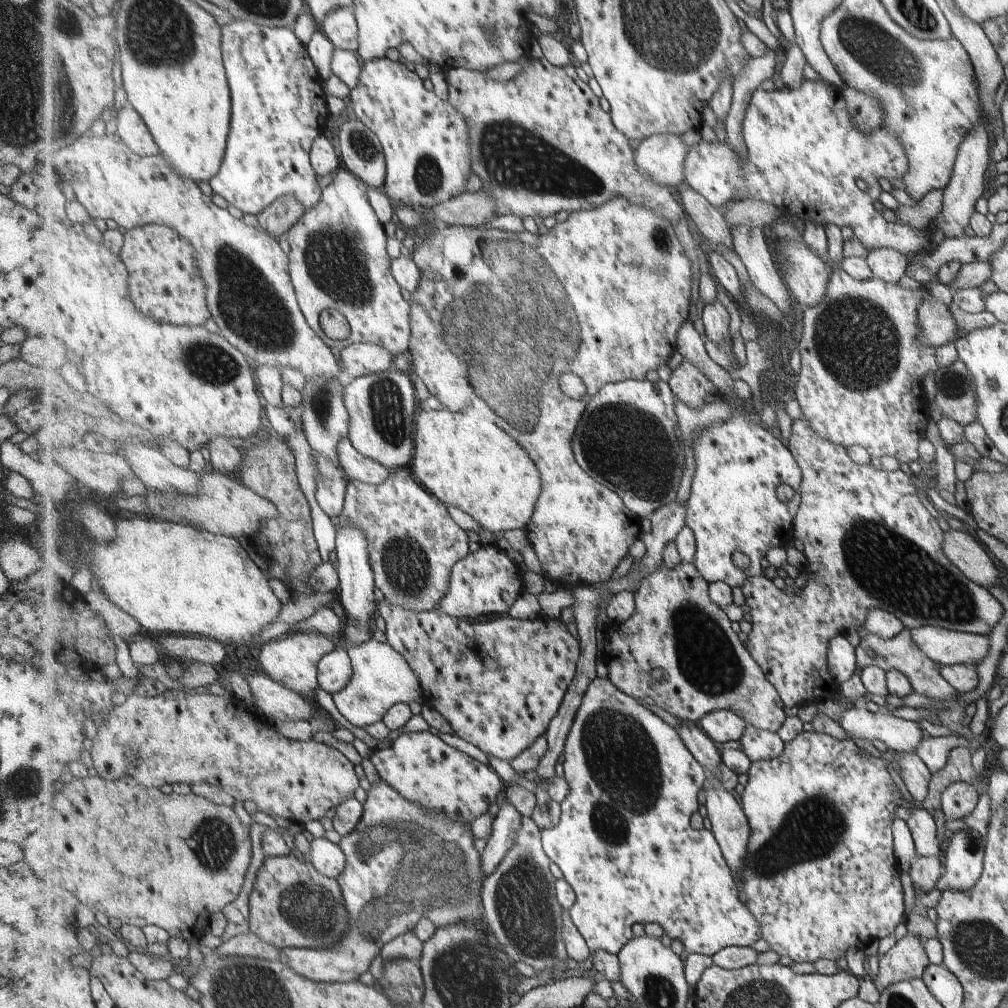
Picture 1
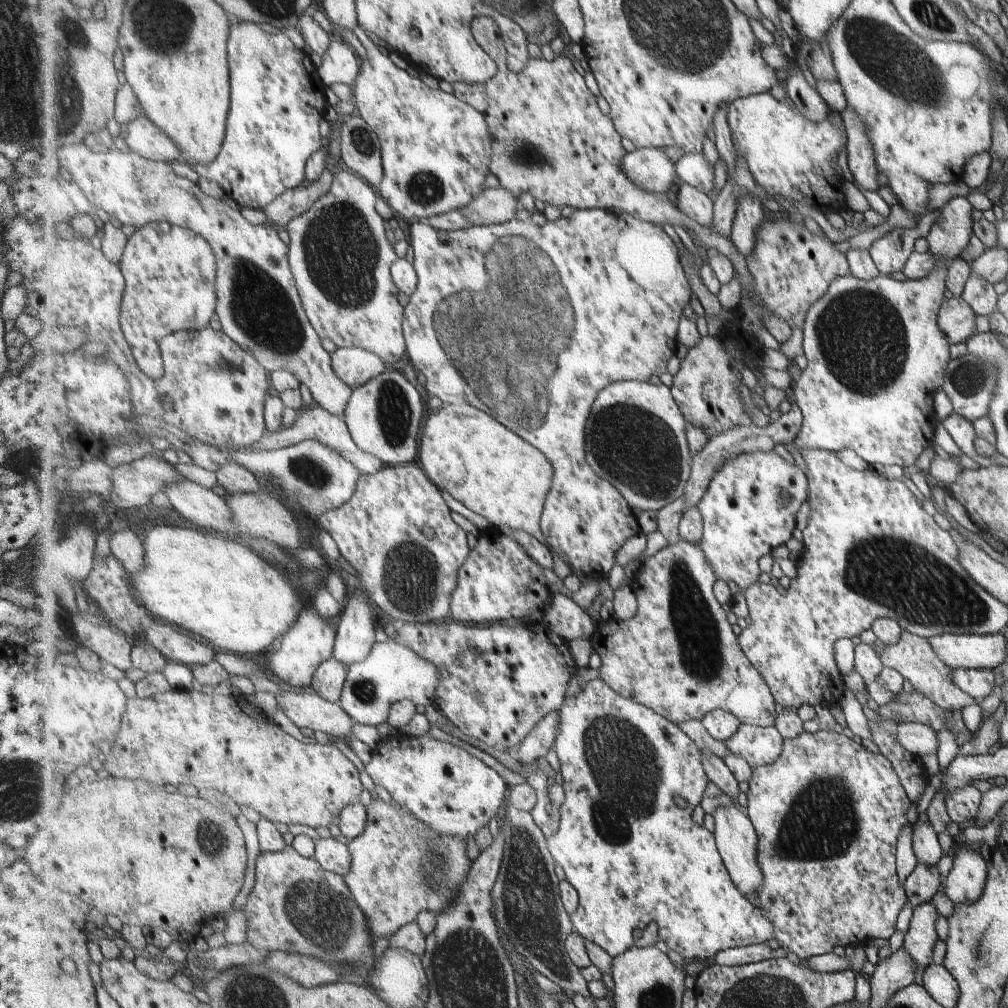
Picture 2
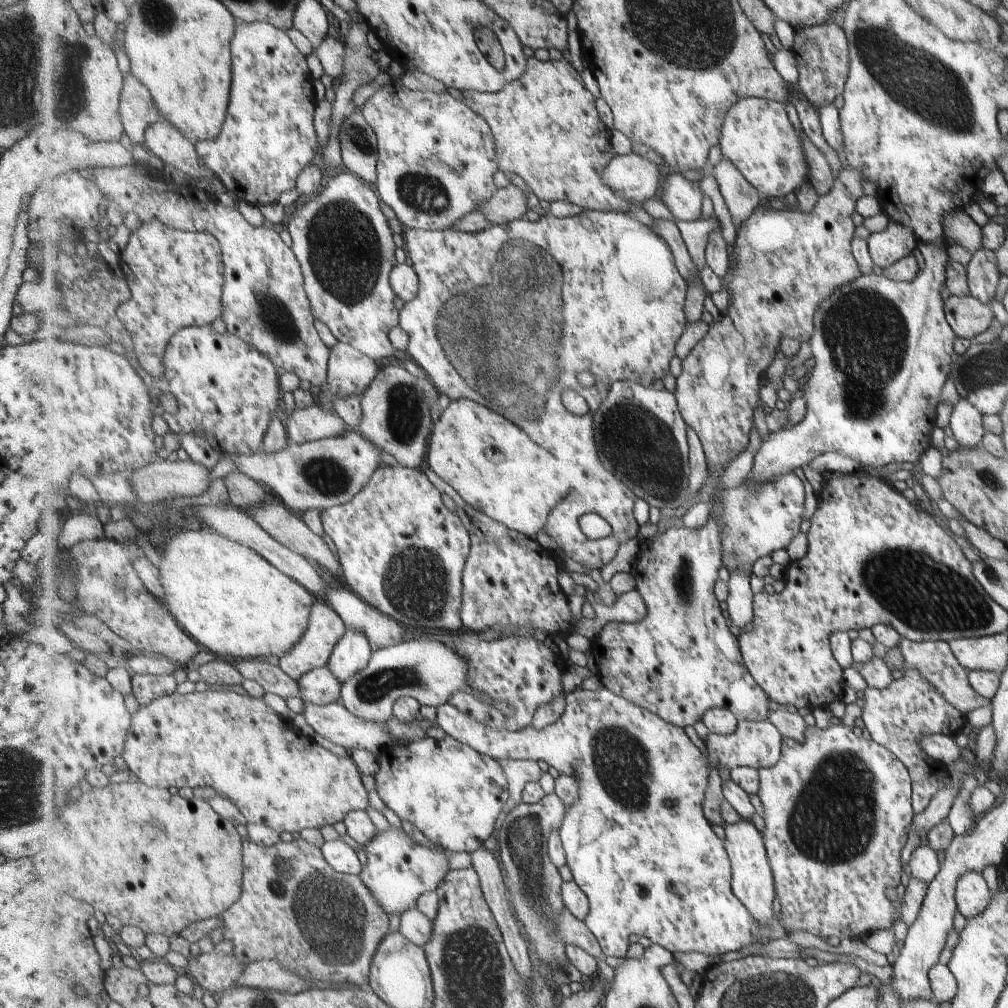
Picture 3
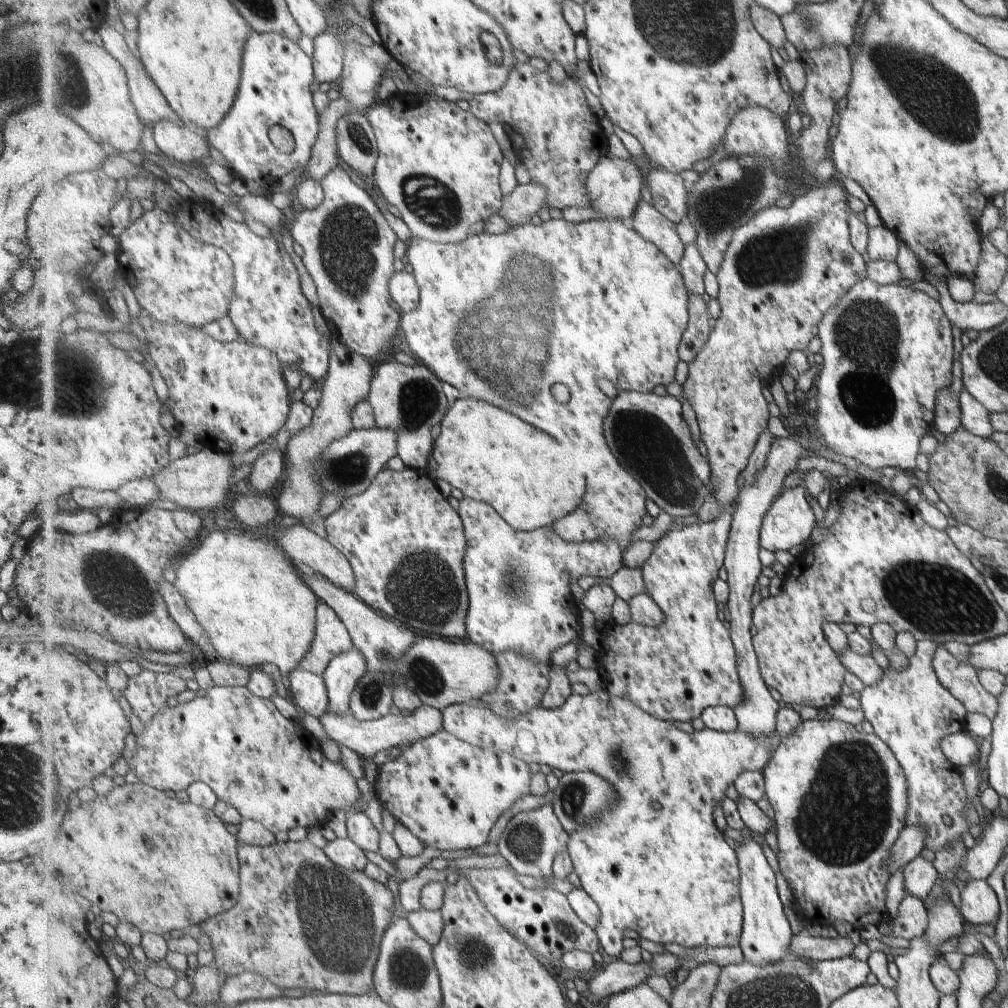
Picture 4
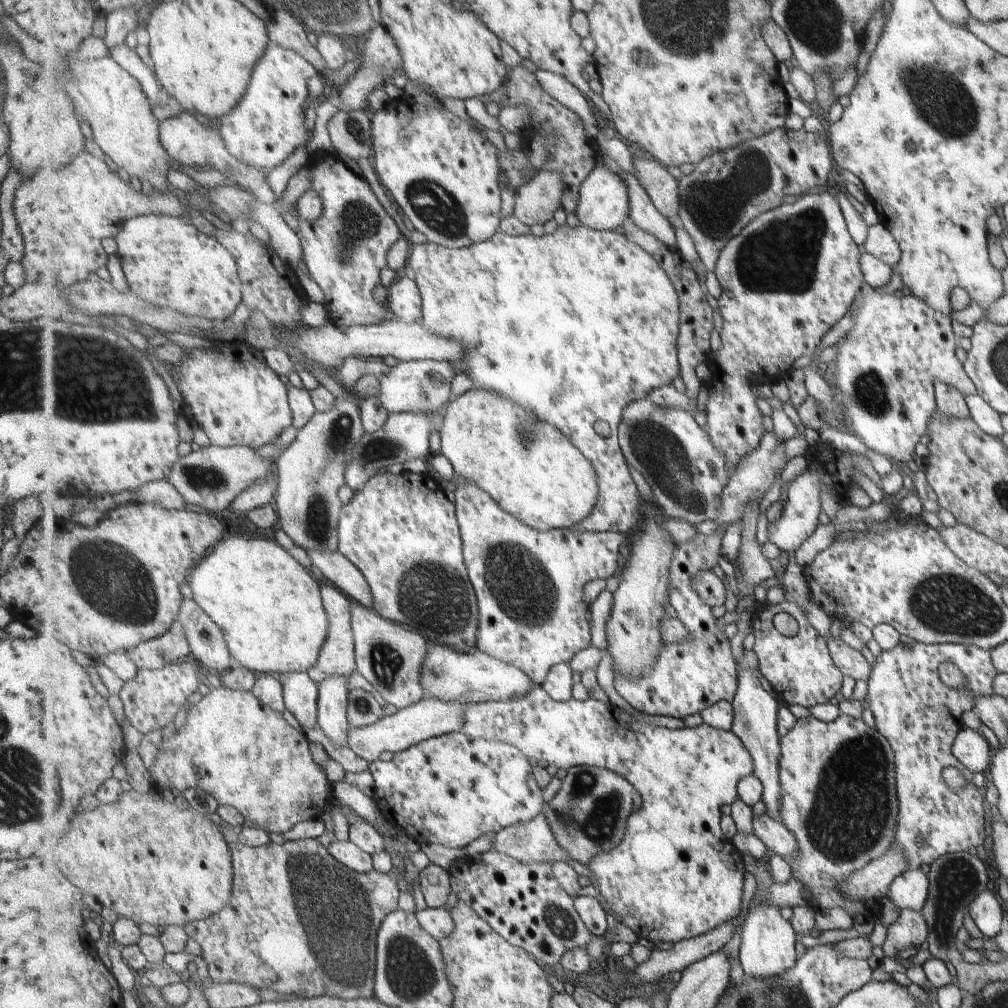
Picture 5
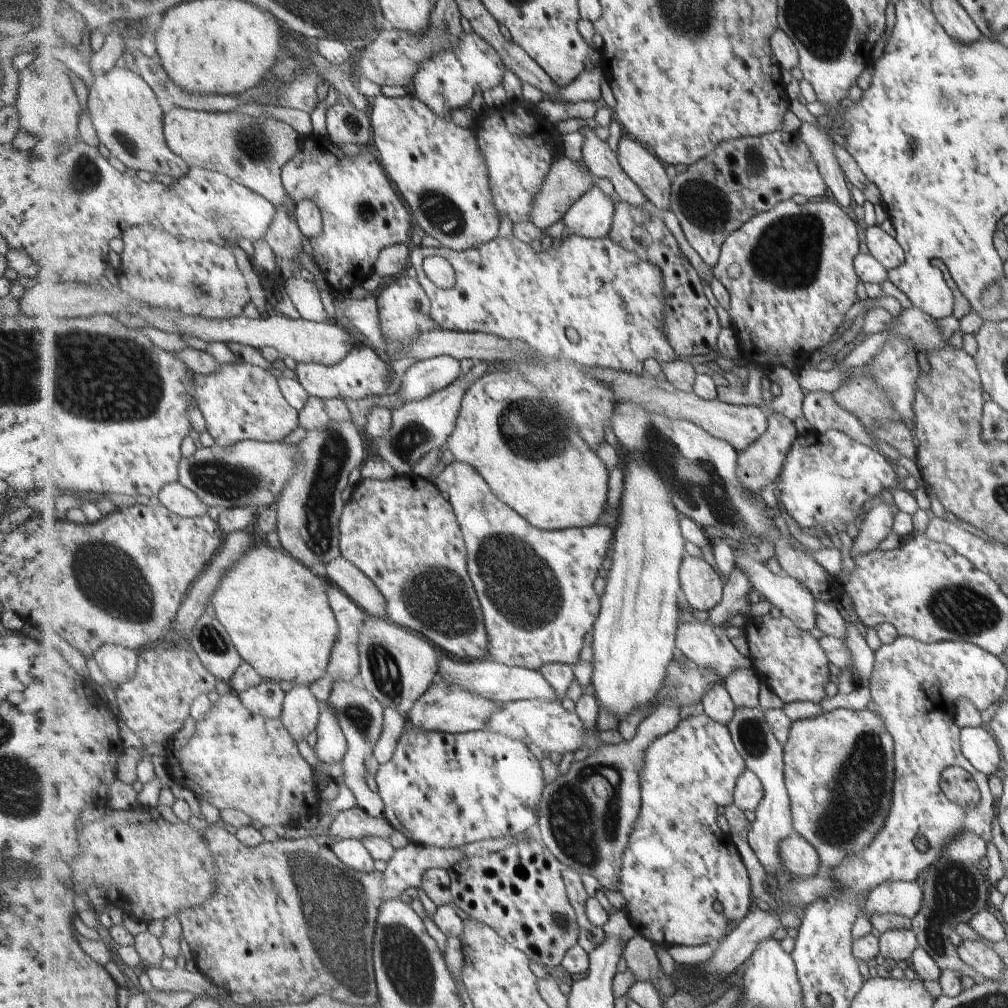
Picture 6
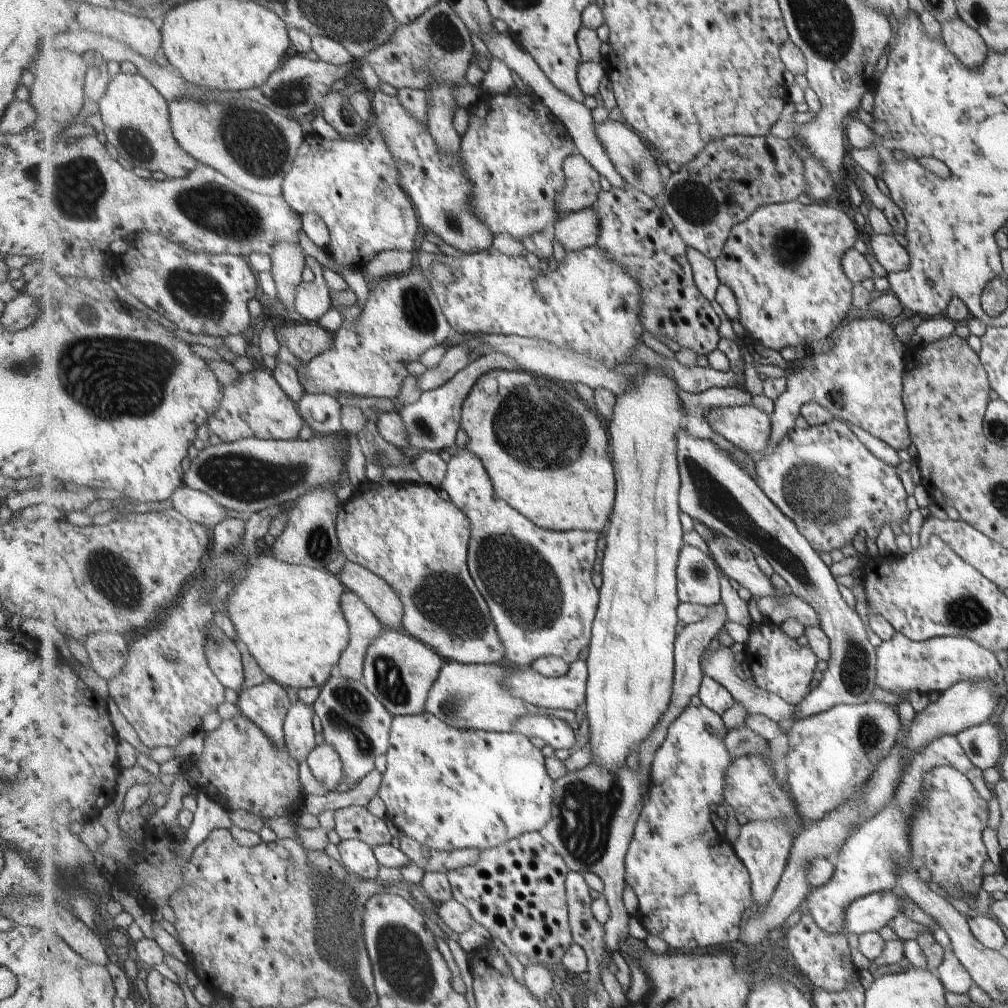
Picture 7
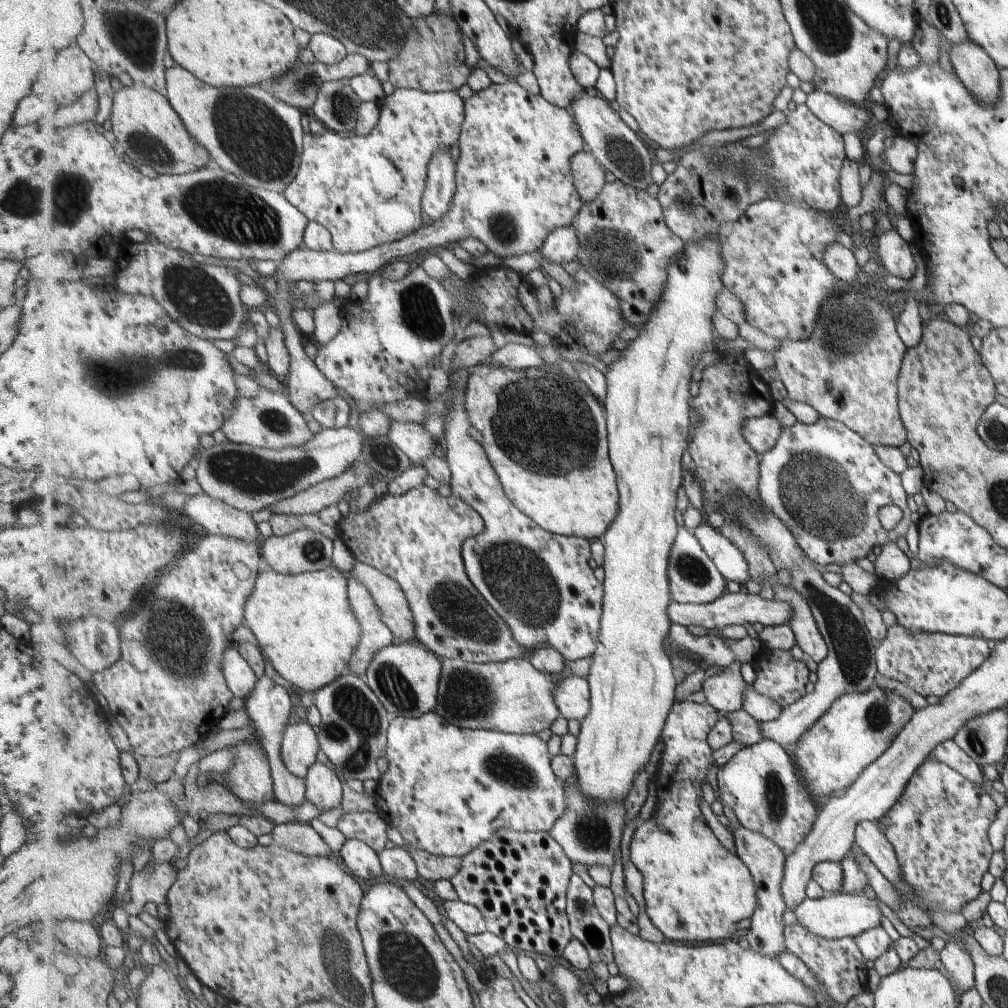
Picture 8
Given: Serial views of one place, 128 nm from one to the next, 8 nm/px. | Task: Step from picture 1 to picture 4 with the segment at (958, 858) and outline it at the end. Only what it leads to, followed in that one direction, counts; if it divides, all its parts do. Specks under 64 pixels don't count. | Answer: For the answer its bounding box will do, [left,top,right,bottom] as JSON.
[959,879,998,925]

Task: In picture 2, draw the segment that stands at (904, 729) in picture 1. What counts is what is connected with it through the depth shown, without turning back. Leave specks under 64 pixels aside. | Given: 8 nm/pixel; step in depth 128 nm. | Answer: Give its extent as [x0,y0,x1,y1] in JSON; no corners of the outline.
[894,723,937,758]

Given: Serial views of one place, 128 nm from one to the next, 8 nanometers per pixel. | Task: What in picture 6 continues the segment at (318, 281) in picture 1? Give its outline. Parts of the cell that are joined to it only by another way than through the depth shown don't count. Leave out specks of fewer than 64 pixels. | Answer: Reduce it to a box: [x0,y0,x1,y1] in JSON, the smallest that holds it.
[281,134,416,296]

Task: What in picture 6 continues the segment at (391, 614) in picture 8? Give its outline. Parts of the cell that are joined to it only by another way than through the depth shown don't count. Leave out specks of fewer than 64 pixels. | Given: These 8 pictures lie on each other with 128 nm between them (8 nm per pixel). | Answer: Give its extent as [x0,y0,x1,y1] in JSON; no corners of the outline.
[327,557,387,617]

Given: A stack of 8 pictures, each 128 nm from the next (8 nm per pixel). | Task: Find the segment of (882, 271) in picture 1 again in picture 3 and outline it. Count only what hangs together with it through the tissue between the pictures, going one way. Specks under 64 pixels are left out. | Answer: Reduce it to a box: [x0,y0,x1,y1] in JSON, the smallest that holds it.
[868,210,982,269]

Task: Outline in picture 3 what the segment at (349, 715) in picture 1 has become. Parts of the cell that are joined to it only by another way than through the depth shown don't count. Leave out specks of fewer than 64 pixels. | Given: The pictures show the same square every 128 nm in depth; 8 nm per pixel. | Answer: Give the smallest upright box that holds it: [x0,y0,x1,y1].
[341,638,471,723]

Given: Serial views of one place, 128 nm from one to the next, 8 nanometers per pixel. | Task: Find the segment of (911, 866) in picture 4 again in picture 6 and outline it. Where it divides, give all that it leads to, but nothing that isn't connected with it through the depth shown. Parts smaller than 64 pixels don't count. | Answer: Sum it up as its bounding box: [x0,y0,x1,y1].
[863,881,922,919]

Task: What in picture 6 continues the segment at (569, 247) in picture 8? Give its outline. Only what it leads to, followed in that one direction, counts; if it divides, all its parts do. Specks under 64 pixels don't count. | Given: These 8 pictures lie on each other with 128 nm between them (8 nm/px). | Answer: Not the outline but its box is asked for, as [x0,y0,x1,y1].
[563,186,616,238]

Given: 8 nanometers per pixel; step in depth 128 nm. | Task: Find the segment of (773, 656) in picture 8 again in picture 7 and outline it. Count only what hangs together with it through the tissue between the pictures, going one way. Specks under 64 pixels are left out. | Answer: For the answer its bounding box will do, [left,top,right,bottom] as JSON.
[745,619,819,705]

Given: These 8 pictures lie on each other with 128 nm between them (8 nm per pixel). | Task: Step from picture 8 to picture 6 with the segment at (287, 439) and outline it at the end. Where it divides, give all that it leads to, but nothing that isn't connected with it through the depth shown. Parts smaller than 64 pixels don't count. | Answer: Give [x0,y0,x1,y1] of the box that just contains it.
[194,360,300,448]

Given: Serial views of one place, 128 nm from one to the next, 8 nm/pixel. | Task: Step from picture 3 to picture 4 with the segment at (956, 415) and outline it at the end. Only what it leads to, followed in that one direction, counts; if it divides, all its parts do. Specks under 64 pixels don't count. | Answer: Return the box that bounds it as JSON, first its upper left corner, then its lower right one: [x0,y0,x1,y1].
[958,388,993,439]

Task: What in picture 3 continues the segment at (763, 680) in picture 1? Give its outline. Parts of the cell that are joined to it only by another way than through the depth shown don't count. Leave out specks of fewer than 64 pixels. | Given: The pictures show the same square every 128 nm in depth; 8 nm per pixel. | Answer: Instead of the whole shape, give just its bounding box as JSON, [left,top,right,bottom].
[591,168,865,726]

